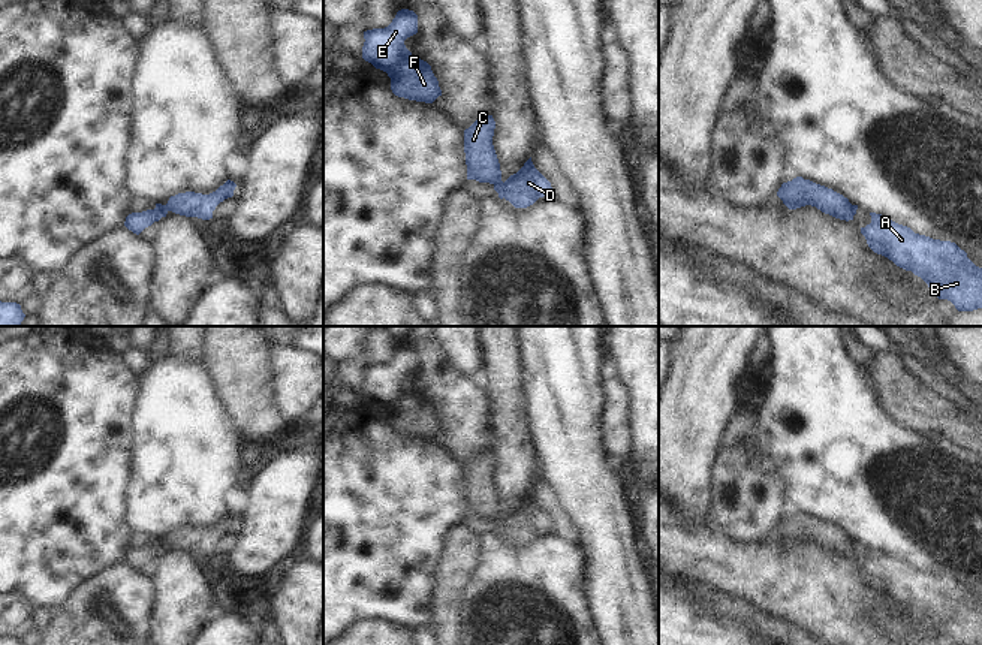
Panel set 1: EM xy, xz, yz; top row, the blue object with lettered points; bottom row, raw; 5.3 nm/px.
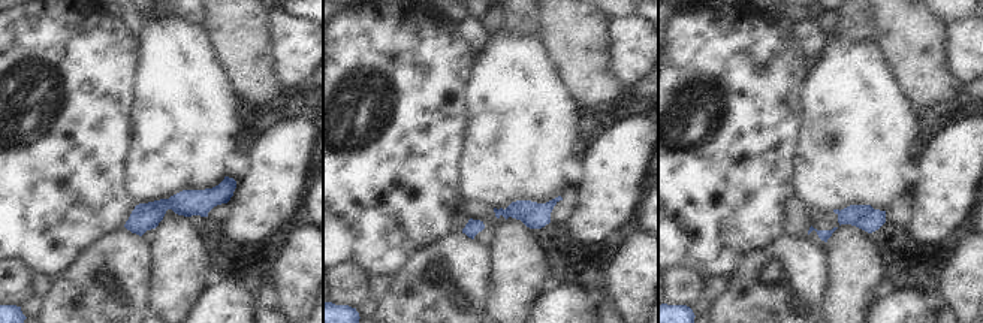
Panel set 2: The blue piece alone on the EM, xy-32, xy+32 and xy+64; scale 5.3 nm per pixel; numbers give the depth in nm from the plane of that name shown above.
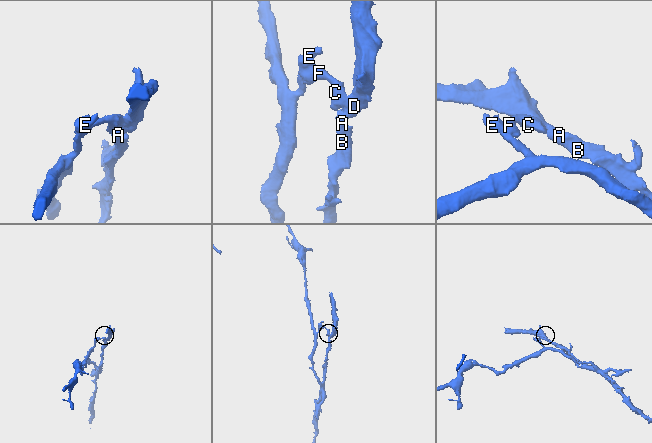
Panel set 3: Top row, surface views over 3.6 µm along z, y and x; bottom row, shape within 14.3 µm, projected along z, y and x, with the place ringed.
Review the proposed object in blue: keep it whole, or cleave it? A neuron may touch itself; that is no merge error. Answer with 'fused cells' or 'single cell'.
fused cells

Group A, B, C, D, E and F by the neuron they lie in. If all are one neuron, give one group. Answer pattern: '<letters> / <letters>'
A B D / C E F

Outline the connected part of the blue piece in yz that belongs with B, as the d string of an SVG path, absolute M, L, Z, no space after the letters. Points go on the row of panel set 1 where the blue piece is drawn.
M882 214L870 215L871 223L861 233L874 253L921 277L939 299L951 301L958 311L982 308L982 268L955 242L915 233Z

